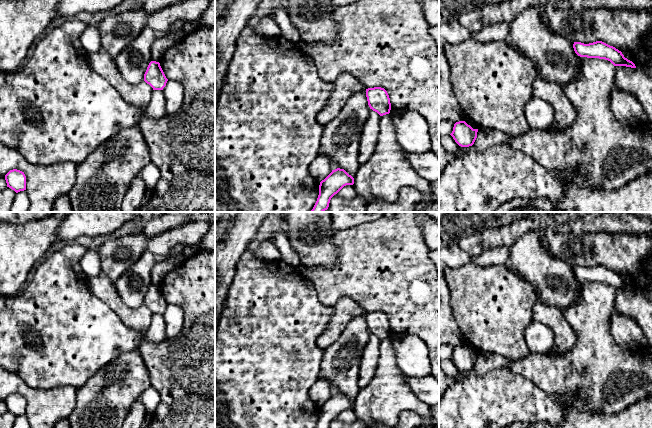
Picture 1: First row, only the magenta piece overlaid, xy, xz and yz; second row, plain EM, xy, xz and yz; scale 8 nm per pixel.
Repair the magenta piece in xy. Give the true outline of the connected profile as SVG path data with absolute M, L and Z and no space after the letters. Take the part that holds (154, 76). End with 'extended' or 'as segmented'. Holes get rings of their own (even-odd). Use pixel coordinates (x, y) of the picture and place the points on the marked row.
M151 61L144 74L144 81L149 84L153 90L163 90L168 79L166 78L159 62Z | as segmented

